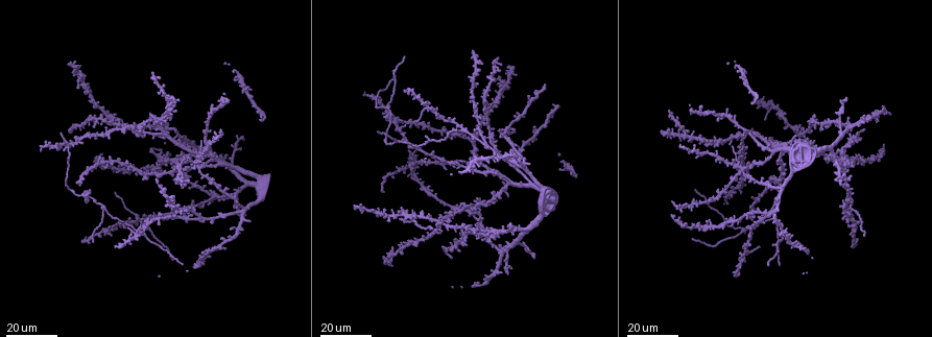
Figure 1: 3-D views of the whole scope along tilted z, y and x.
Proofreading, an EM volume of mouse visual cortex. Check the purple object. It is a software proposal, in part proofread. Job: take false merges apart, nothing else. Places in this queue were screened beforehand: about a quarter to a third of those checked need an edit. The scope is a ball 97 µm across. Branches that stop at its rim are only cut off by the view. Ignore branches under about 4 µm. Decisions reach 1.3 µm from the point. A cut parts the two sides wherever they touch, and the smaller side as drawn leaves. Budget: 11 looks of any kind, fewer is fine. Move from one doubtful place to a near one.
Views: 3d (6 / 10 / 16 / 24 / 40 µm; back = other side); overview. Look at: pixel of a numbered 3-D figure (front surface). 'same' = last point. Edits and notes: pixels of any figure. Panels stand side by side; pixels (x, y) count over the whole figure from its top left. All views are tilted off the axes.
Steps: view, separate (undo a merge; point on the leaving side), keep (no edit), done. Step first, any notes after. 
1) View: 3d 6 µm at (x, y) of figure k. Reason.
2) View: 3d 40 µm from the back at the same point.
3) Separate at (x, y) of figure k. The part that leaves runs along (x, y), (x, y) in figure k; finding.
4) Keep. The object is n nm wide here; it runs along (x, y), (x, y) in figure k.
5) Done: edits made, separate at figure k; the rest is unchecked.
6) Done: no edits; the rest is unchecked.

View: 3d 16 µm at (505, 248) of figure 1.

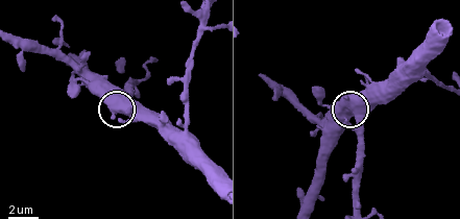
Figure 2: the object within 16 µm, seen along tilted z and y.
View: 3d 10 µm at (358, 114) of figure 2.

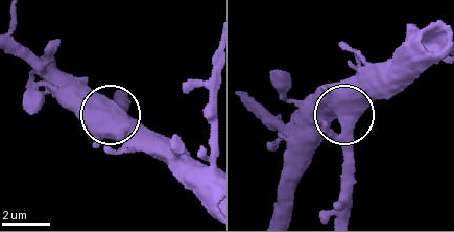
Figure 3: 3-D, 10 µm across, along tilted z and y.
Keep. It runs along (421, 30), (382, 64), (344, 114), (351, 166) in figure 3; one neuron here.

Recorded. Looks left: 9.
View: 3d 24 µm at (851, 209) of figure 1. Three-way junction.

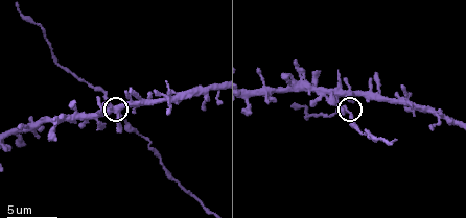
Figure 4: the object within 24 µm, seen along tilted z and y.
View: 3d 10 µm at (111, 103) of figure 4.

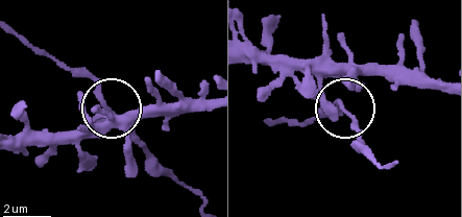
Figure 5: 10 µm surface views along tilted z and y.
View: 3d 6 µm at (342, 109) of figure 5.

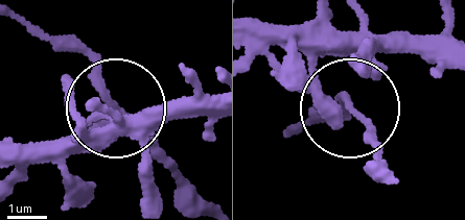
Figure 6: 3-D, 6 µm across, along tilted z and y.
Keep. The side arm is 17 µm long; it runs along (441, 60), (330, 56), (321, 83), (350, 108), (323, 124) in figure 6; one neuron here.

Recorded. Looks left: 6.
View: 3d 24 µm at (158, 137) of figure 1. Four arms meet.

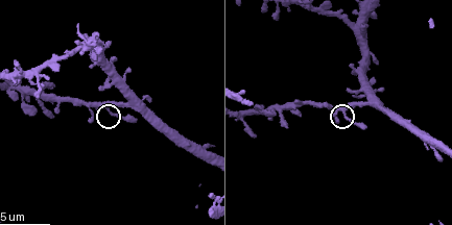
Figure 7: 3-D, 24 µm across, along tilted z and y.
View: 3d 10 µm at (342, 111) of figure 7. Closer look.

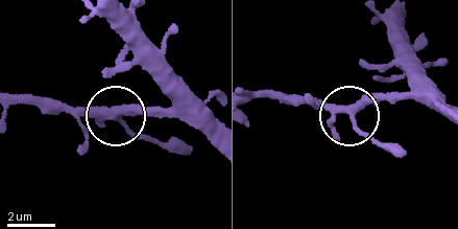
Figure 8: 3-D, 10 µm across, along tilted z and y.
Keep. It runs along (449, 119), (416, 100), (371, 97), (354, 121), (381, 145) in figure 8; continuous, no second neuron.

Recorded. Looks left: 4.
View: 3d 24 µm at (741, 167) of figure 1. Four or more arms meet.

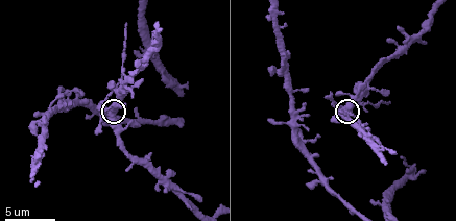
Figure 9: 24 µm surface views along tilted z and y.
View: 3d 6 µm at the same point. Closer look.

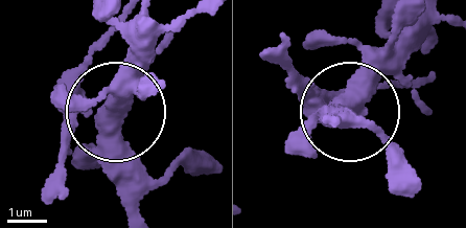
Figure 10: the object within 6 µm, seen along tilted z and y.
Separate at (60, 155) of figure 10. The part that leaves runs along (317, 101), (414, 84) in figure 10; two neurons meet here.

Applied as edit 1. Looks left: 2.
View: 3d 16 µm at (428, 108) of figure 1. Looks like a crossing.

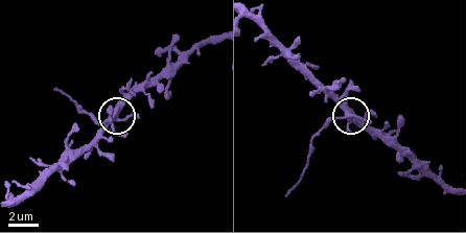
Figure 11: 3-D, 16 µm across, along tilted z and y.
View: 3d 6 µm at (348, 116) of figure 11. Zoom in.

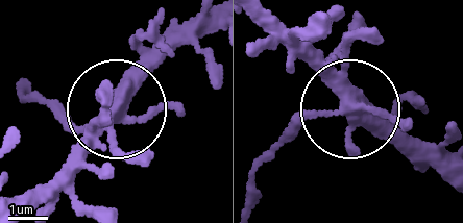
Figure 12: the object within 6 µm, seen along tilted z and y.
Separate at (63, 124) of figure 12. A second neuron is stuck on.

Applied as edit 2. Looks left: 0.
Done: edits made, separate at figure 10, separate at figure 12; the rest is unchecked.

